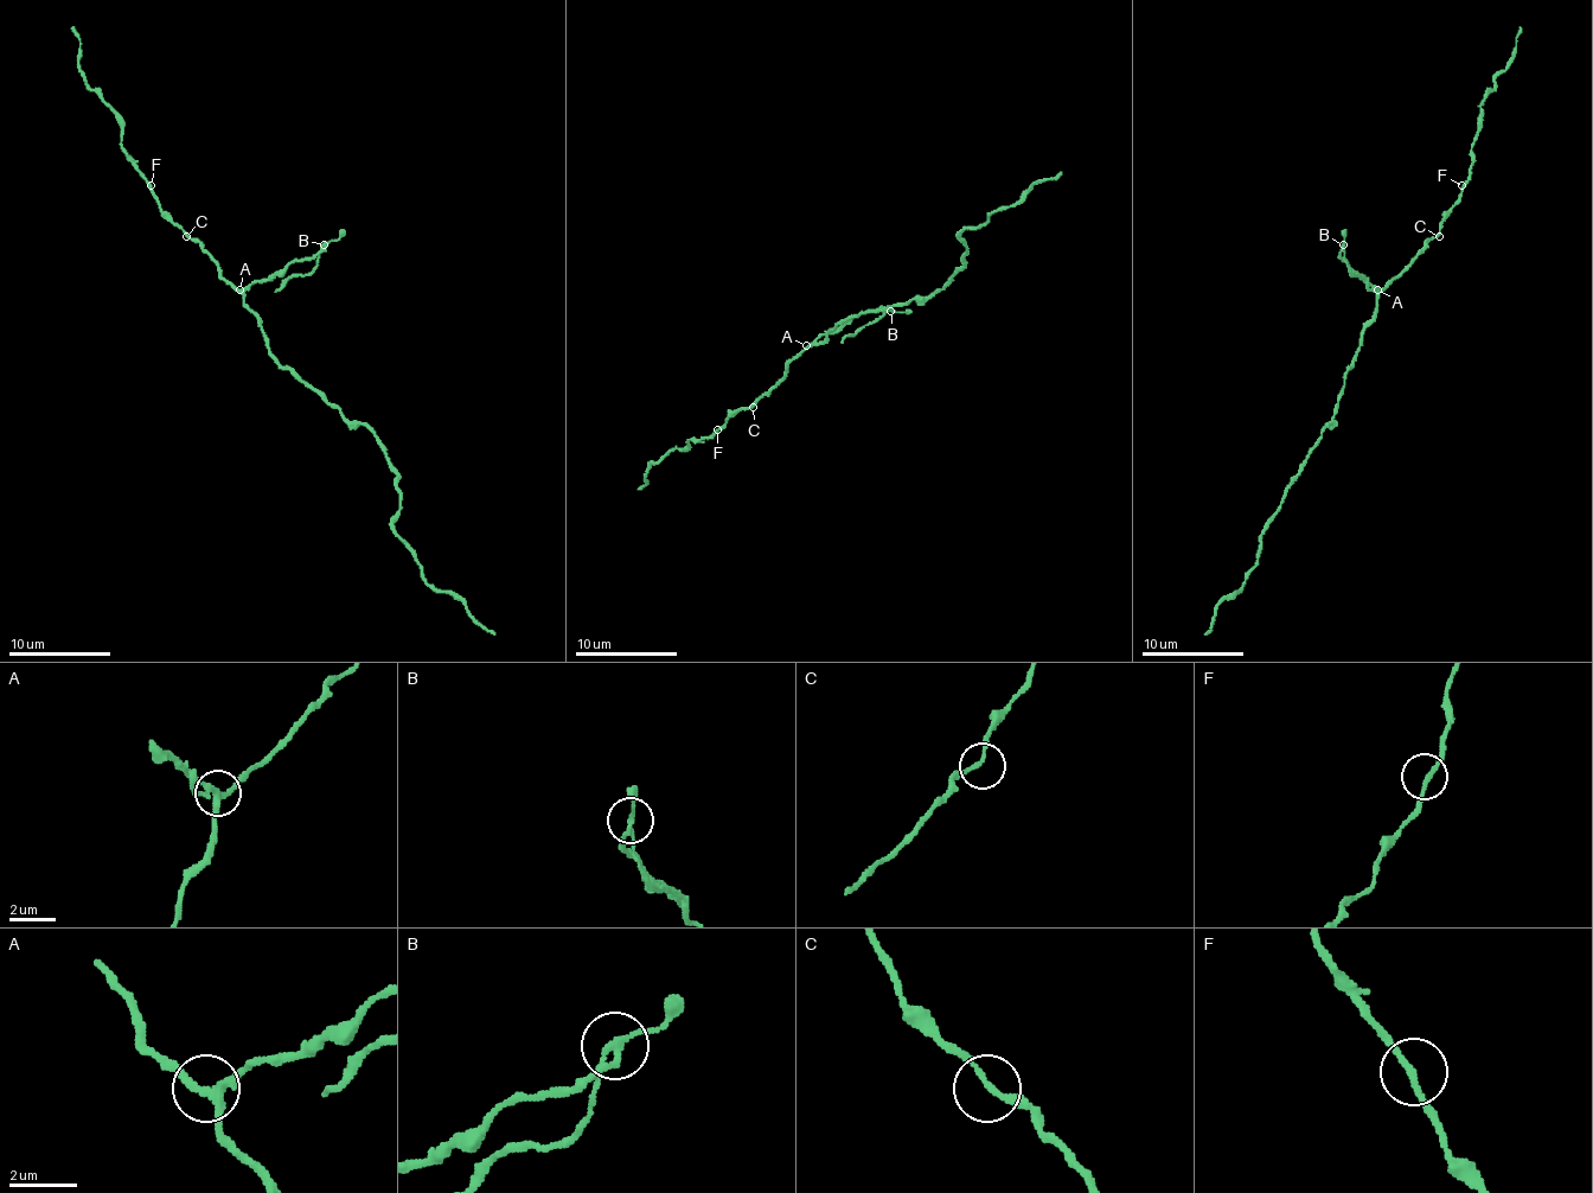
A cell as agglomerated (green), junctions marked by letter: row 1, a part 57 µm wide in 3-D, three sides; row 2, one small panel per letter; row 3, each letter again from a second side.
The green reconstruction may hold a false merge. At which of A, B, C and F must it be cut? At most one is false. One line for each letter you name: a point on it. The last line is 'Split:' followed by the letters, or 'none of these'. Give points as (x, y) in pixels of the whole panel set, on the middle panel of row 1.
B: at (890, 311)
Split: B

